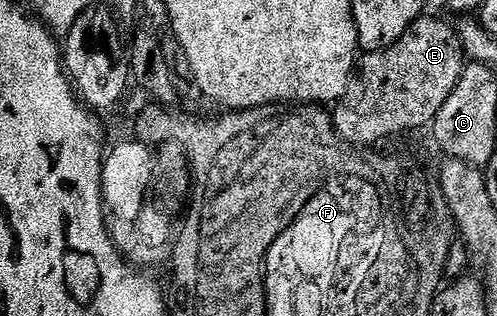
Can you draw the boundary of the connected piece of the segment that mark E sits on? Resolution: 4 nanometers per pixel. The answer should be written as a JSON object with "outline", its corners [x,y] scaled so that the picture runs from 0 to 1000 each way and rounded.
{"outline":[[[849,51],[783,152],[773,152],[769,161],[732,168],[728,174],[712,237],[718,266],[714,266],[710,291],[702,297],[702,313],[694,316],[694,335],[682,342],[682,354],[678,354],[678,386],[682,386],[682,399],[676,415],[684,421],[688,446],[710,462],[734,462],[726,456],[755,456],[775,437],[779,437],[779,443],[793,440],[795,427],[799,427],[799,411],[811,411],[811,405],[823,405],[823,399],[835,399],[835,392],[847,392],[847,386],[859,386],[869,396],[871,383],[875,383],[881,367],[883,348],[897,329],[899,310],[913,291],[913,278],[922,272],[922,259],[928,253],[938,203],[940,177],[932,161],[932,127],[926,104],[918,101],[907,79],[891,63]]]}

